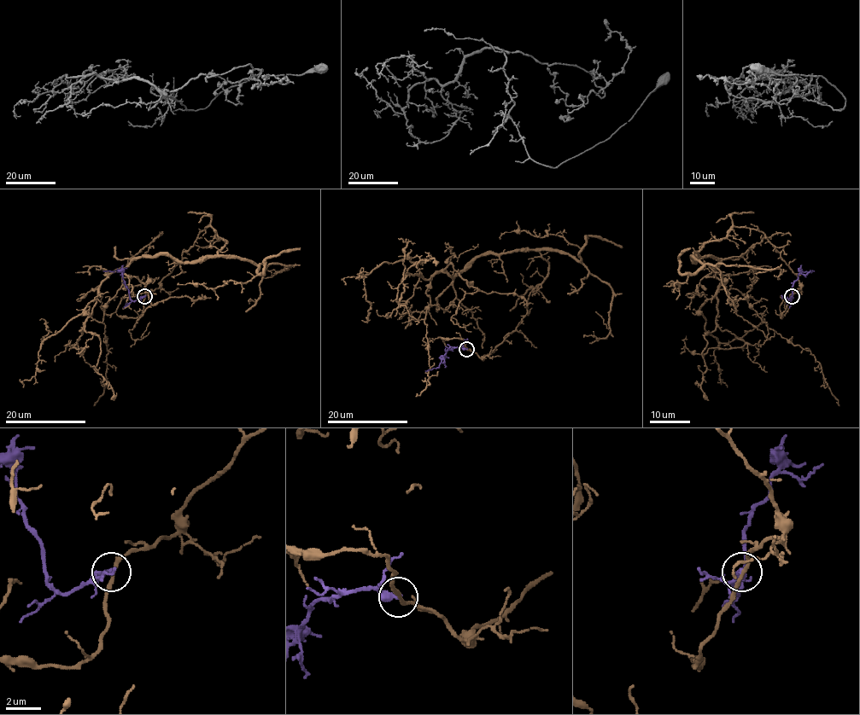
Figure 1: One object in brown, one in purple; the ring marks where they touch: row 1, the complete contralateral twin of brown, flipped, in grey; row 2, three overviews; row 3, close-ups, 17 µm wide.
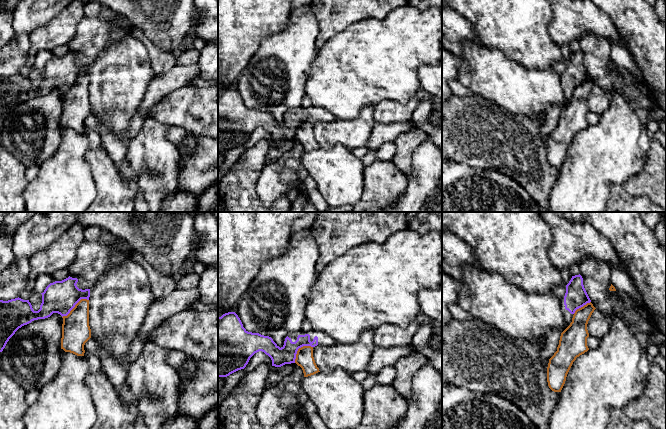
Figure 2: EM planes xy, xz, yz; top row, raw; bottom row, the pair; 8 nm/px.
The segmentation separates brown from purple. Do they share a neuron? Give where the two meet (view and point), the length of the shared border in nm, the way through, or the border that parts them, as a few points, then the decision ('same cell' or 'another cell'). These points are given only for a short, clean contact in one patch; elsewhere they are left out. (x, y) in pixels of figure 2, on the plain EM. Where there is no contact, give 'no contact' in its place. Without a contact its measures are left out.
meets brown in xy at (75, 82); contact 260 nm long; border along xy (88, 75), (81, 75), (62, 93); another cell

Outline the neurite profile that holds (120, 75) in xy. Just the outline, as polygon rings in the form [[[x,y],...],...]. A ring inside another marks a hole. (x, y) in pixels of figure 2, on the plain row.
[[[128,31],[121,39],[109,42],[90,64],[89,102],[93,114],[126,146],[131,141],[129,127],[137,115],[144,95],[156,74],[144,43]]]

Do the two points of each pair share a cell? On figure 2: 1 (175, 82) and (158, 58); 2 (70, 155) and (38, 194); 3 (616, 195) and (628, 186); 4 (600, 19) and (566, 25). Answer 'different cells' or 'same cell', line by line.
1: different cells
2: same cell
3: different cells
4: same cell

